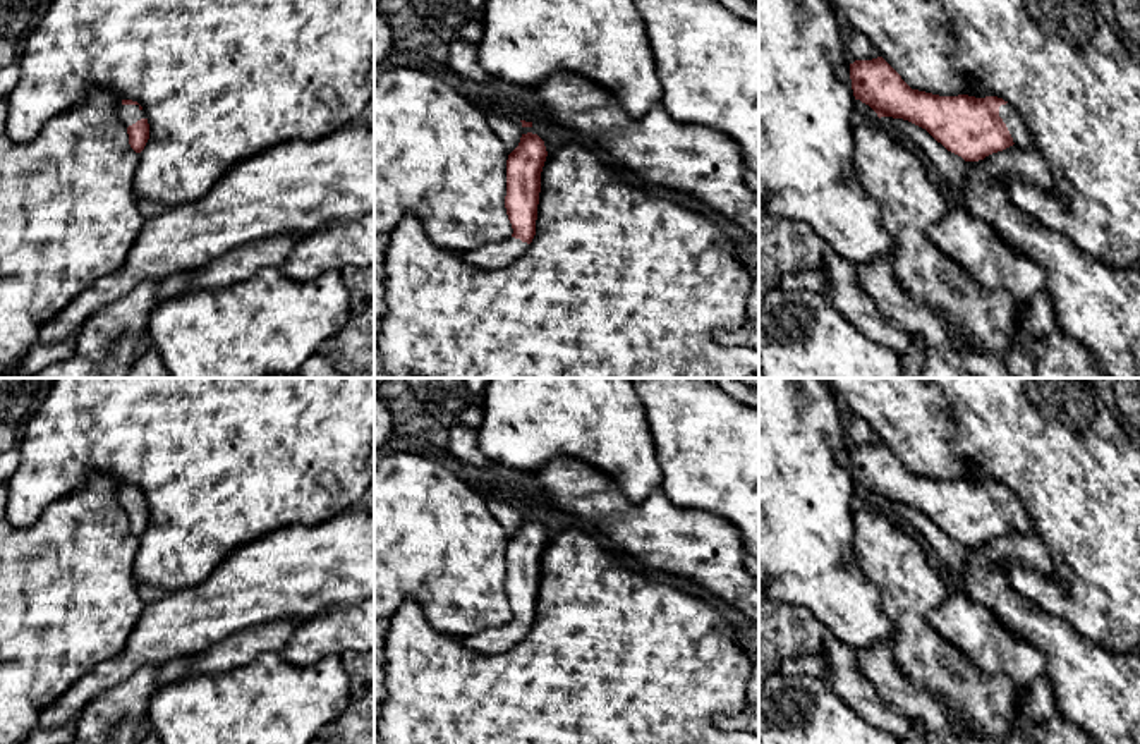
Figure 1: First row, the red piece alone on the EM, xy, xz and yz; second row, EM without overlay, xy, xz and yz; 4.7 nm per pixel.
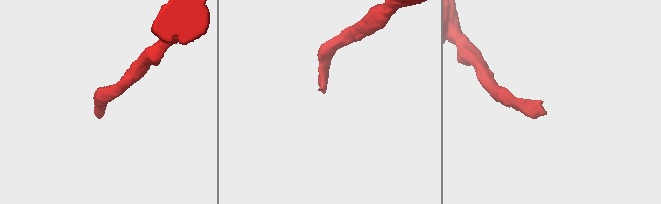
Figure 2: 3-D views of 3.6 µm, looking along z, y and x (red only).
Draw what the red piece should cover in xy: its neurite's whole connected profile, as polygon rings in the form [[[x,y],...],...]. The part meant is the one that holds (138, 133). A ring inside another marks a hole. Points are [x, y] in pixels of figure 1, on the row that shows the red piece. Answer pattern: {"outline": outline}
{"outline": [[[122,100],[117,115],[127,129],[130,148],[141,153],[149,139],[149,124],[142,107],[132,100]]]}

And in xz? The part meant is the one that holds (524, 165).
{"outline": [[[522,134],[518,146],[506,160],[505,208],[513,234],[503,242],[464,253],[465,263],[482,270],[498,270],[517,261],[529,249],[536,235],[541,172],[546,156],[544,141],[537,134]]]}

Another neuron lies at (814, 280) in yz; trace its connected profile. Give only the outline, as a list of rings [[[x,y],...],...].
[[[821,268],[800,273],[786,273],[778,282],[778,287],[783,290],[810,290],[816,294],[826,294],[826,275]]]

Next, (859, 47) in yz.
[[[860,31],[852,33],[843,50],[846,58],[853,60],[872,60],[879,57],[877,50],[870,45],[869,38]]]

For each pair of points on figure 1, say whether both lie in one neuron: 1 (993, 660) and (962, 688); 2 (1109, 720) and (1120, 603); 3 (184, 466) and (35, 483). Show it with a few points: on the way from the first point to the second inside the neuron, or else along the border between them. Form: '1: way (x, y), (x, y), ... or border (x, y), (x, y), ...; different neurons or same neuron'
1: border (950, 645), (977, 669), (1003, 674), (1017, 689); different neurons
2: border (1079, 633), (1094, 643), (1121, 652); different neurons
3: way (146, 457), (133, 447), (72, 447); same neuron

